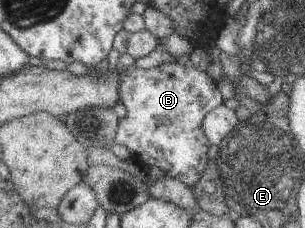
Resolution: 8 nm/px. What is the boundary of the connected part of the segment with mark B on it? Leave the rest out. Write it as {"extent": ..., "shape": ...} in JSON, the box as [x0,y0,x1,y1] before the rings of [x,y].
{"extent":[114,60,222,188],"shape":[[[175,60],[160,63],[149,69],[136,68],[135,64],[127,66],[119,74],[117,93],[119,102],[124,105],[125,114],[124,117],[119,118],[114,144],[124,146],[132,156],[138,156],[138,160],[144,166],[158,168],[166,176],[179,180],[188,188],[192,188],[208,162],[206,150],[210,144],[201,125],[203,118],[210,110],[222,104],[222,98],[216,85],[216,81],[208,73],[196,70],[192,66],[182,66]]]}

